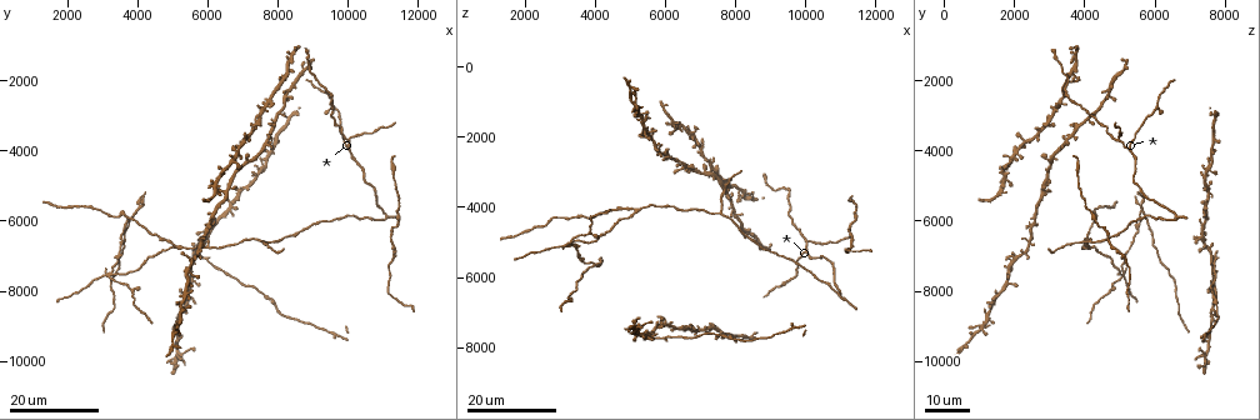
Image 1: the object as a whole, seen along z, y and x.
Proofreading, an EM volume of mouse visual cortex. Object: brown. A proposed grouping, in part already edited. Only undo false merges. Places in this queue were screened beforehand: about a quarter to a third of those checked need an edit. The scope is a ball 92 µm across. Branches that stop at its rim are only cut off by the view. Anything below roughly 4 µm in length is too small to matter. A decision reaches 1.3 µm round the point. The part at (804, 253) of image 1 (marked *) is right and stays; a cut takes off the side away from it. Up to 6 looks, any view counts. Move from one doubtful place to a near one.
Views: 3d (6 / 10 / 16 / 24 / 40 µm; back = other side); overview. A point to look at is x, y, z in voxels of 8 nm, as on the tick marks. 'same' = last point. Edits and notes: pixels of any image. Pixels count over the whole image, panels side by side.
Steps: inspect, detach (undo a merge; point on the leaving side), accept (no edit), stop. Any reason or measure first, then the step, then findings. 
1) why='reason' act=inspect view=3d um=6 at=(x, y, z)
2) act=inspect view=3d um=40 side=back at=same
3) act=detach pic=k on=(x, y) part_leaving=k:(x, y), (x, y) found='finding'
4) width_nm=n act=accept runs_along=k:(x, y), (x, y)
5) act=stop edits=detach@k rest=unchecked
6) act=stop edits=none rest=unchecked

why='three arms meet' act=inspect view=3d um=24 at=(3200, 7500, 5200)

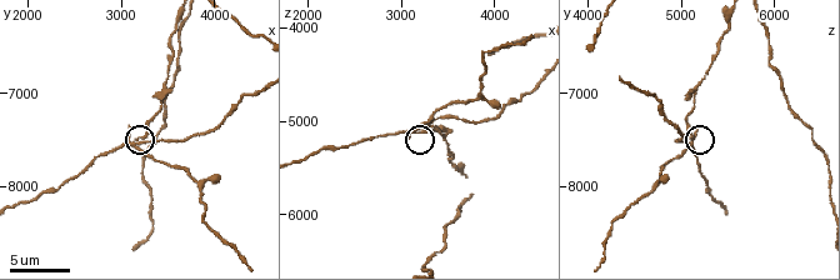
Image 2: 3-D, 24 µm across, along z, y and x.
act=inspect view=3d um=6 at=(3250, 7450, 5100)

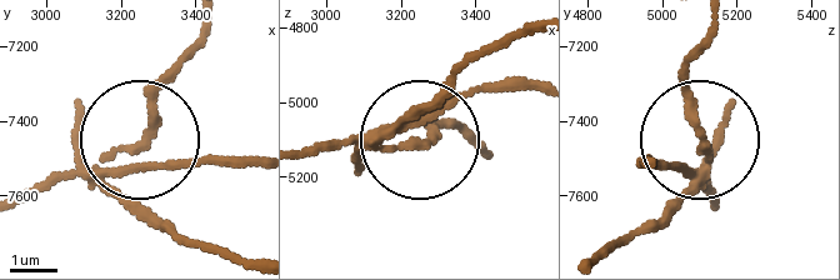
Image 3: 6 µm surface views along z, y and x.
act=detach pic=3 on=(143, 219) part_leaving=3:(96, 176), (140, 133), (200, 25) found='two cells meet here'

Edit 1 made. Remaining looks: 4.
why='branch point' act=inspect view=3d um=24 at=(5100, 6800, 4100)

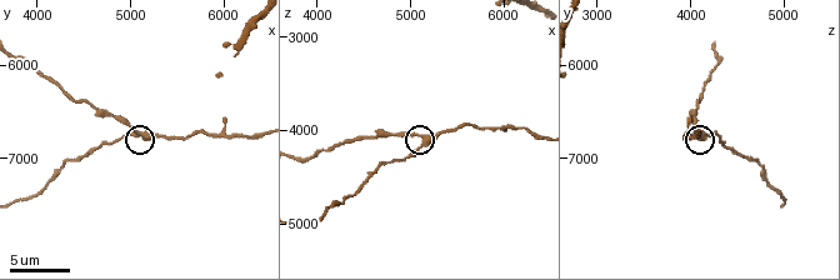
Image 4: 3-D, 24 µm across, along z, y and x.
why='closer look' act=inspect view=3d um=6 at=(5150, 6750, 4100)

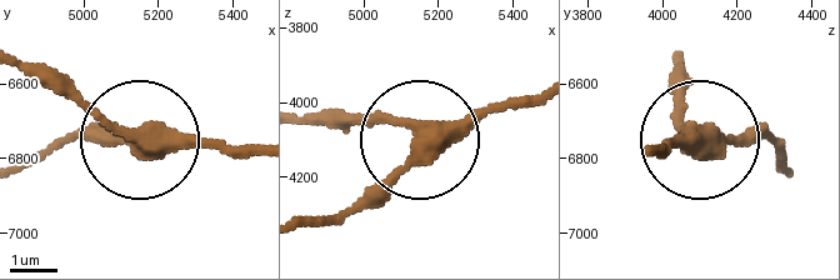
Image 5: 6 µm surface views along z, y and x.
arms=3 act=accept runs_along=5:(653, 143), (776, 143) found='one cell here'

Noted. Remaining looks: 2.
act=inspect view=3d um=16 at=(7500, 6700, 4200)

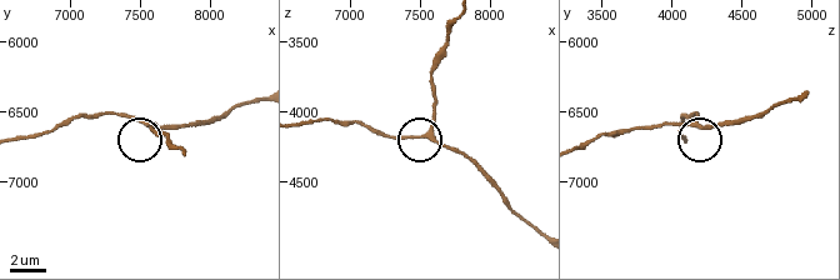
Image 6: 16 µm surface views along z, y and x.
act=inspect view=3d um=10 at=(7540, 6600, 4160)

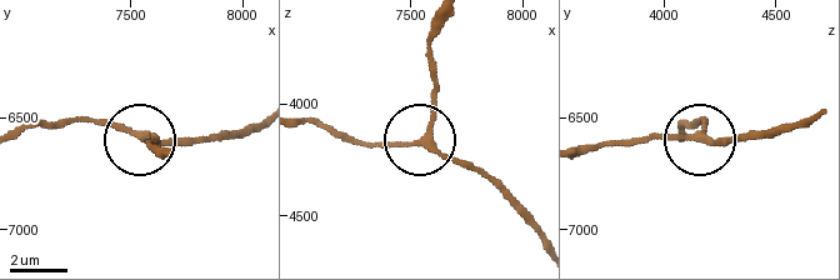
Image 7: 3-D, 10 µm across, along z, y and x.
width_nm=210 act=accept runs_along=7:(534, 225), (491, 181), (426, 146), (434, 55) found='one cell here'

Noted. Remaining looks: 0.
act=stop edits=detach@3 rest=unchecked

